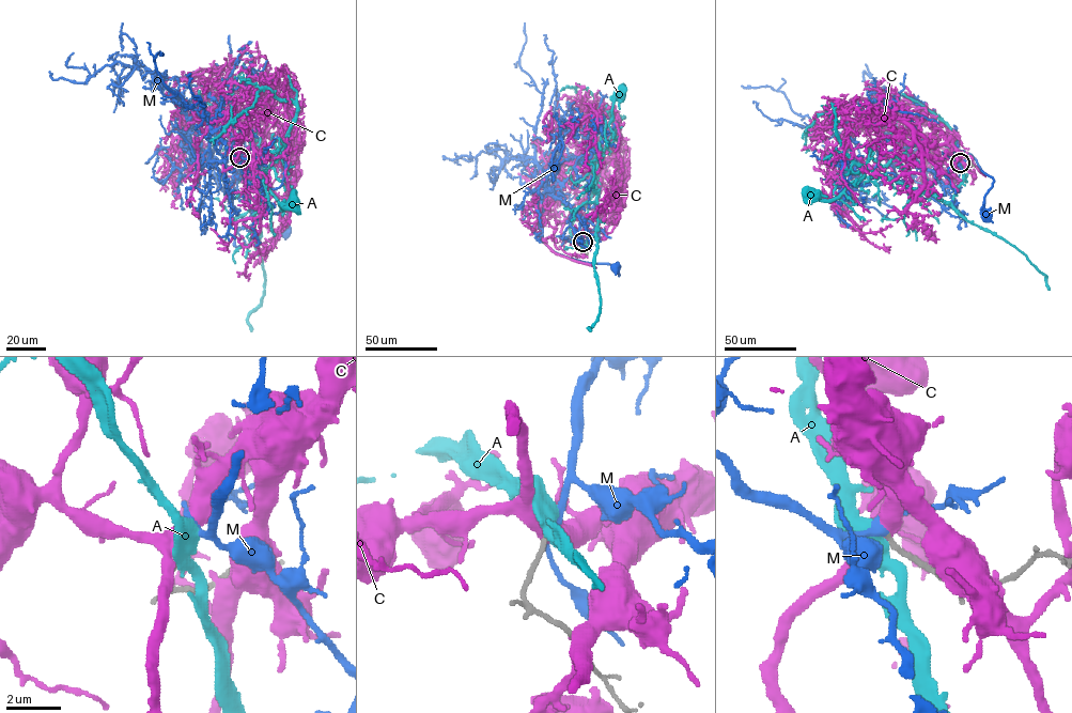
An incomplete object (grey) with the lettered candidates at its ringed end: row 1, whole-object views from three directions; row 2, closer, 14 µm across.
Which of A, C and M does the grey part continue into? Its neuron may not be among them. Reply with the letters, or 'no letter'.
M

